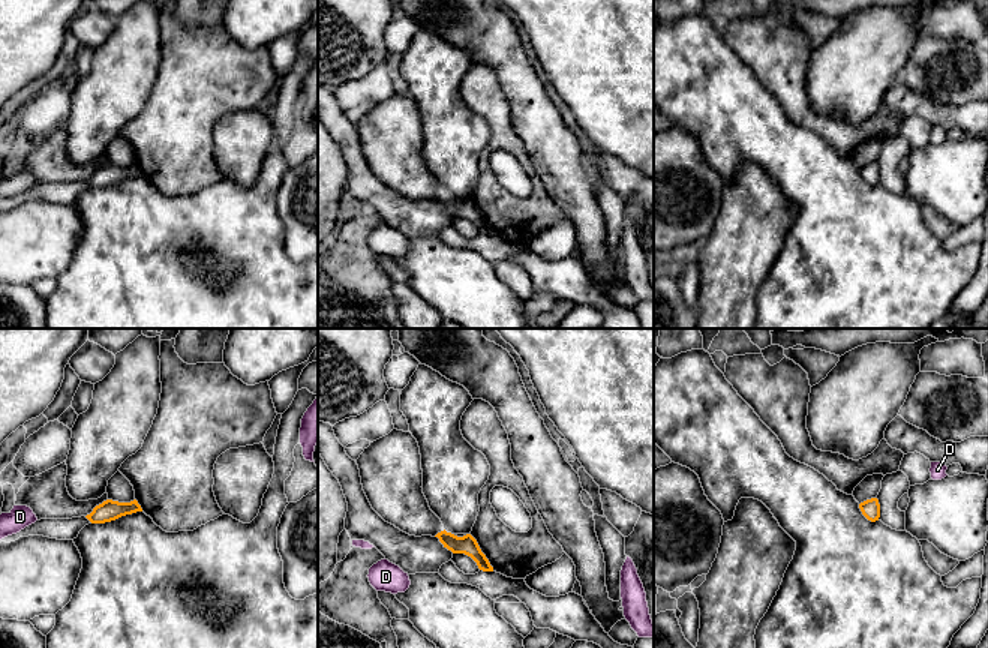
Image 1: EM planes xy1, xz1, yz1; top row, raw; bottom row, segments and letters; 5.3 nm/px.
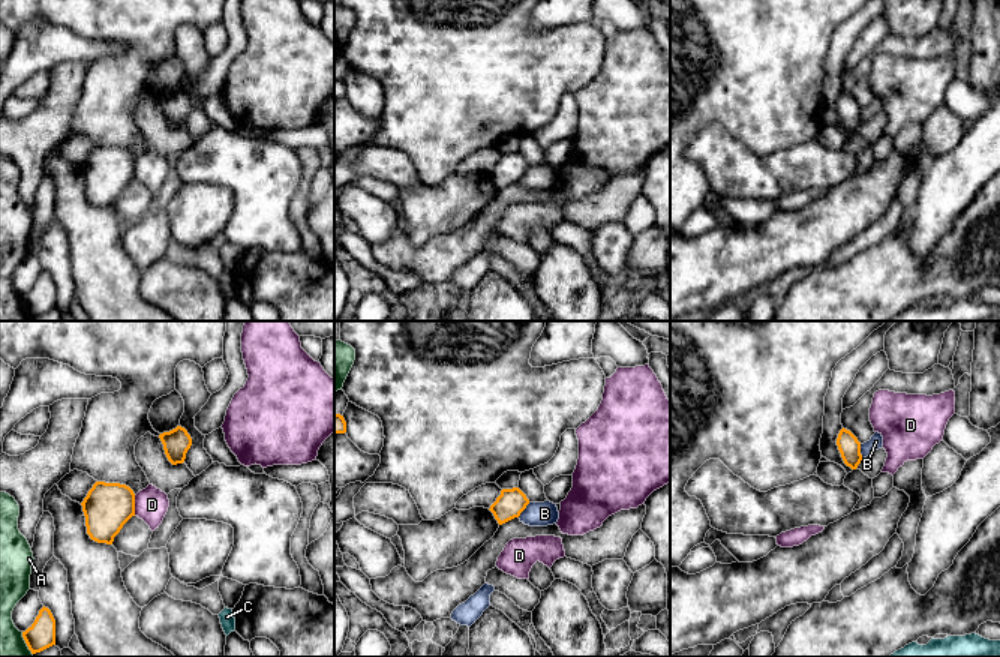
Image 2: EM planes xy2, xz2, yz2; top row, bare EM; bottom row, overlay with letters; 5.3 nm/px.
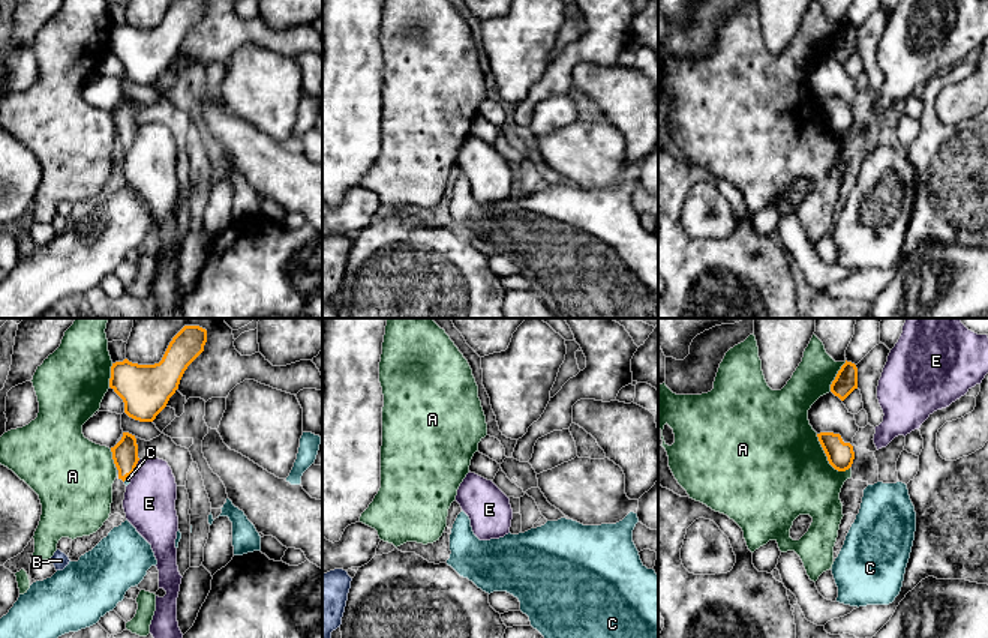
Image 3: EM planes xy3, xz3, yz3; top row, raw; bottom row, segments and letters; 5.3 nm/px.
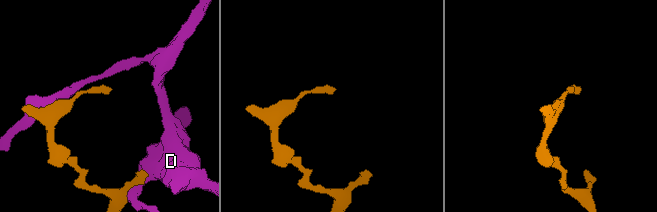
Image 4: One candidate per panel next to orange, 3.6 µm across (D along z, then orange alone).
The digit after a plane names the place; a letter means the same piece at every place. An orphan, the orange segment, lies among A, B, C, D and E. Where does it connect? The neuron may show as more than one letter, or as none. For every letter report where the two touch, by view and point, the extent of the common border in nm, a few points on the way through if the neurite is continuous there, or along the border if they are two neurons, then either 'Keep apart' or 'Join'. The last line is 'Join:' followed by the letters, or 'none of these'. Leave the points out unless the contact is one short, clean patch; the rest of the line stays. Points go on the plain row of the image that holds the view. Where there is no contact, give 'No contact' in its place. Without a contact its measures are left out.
A: Touches orange at yz3 (828, 122). Shared border 260 nm. Keep apart
B: Touches orange at xz2 (523, 173). Shared border 100 nm. Boundary: xz2 (529, 167), (517, 180). Keep apart
C: Touches orange at xy3 (126, 140). Shared border 50 nm. Path across: xy3 (125, 117), (126, 140), (128, 143). Join
D: Touches orange at xy2 (134, 170). Shared border 110 nm. Keep apart
E: Touches orange at xy3 (134, 132). Shared border 110 nm. Boundary: xy3 (140, 123), (131, 140). Keep apart
Join: C

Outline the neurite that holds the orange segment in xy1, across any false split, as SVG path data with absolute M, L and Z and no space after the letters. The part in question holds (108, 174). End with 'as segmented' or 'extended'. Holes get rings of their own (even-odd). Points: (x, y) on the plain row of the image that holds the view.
M106 164L102 168L96 170L93 176L85 182L91 188L105 188L136 176L142 176L136 164L130 166L118 166L118 165Z | as segmented

